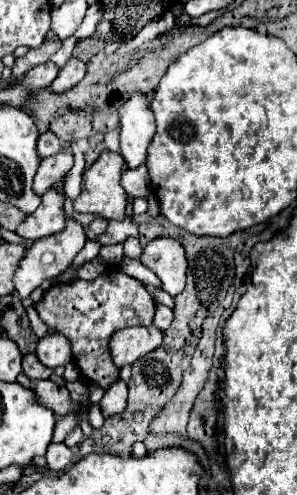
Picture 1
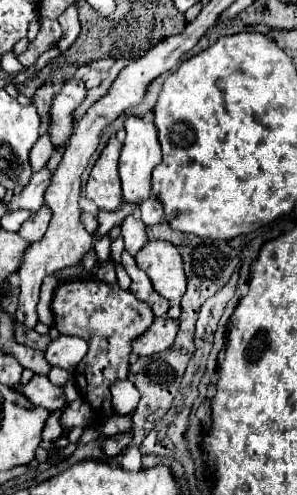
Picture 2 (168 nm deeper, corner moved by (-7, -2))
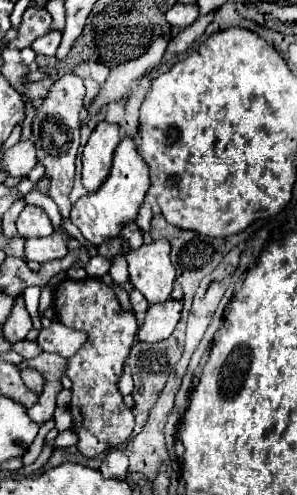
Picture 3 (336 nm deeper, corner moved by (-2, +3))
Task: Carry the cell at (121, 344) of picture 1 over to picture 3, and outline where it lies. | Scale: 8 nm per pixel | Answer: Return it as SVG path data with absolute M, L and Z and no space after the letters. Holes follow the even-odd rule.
M166 300L162 304L154 304L148 308L144 324L138 330L138 340L140 342L160 342L166 340L178 320L180 320L180 312L182 312L182 302L178 300Z

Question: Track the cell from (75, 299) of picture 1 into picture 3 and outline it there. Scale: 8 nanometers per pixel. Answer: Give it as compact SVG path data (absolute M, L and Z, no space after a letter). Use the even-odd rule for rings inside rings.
M64 280L58 284L54 294L56 316L64 326L74 330L84 330L88 334L86 344L78 350L76 356L68 360L66 376L74 382L70 412L74 418L74 432L78 434L78 450L94 458L122 442L134 430L134 416L122 402L122 396L116 388L118 376L122 374L128 352L134 344L138 332L138 320L132 312L122 310L114 290L102 280Z

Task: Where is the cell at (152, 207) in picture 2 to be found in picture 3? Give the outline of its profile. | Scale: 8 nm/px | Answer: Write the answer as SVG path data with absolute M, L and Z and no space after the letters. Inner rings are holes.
M144 202L142 208L138 210L136 224L142 228L142 232L148 232L150 230L150 220L152 220L152 208L150 208L150 202Z

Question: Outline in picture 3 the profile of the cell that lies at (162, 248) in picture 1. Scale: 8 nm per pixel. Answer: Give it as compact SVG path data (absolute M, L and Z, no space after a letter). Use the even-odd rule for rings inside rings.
M146 240L138 250L126 256L130 282L144 294L150 304L170 298L176 270L170 262L168 240Z

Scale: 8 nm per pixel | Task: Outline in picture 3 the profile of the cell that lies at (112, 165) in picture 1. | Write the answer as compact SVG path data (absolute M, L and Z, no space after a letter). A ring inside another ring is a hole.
M100 122L90 134L82 152L82 184L88 192L96 192L112 168L112 154L120 142L120 130L114 124Z

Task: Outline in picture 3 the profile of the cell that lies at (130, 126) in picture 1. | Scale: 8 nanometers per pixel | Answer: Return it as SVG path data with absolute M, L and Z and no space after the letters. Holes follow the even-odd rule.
M124 136L122 142L118 144L116 152L114 152L112 170L110 170L108 180L102 184L102 188L98 192L82 196L72 206L70 222L82 232L82 236L90 244L98 246L106 238L118 236L120 234L120 226L124 222L132 222L136 218L138 208L144 202L144 196L146 196L148 188L150 188L150 170L146 168L146 162L142 160L142 156L138 152L138 142L136 142L136 138Z

